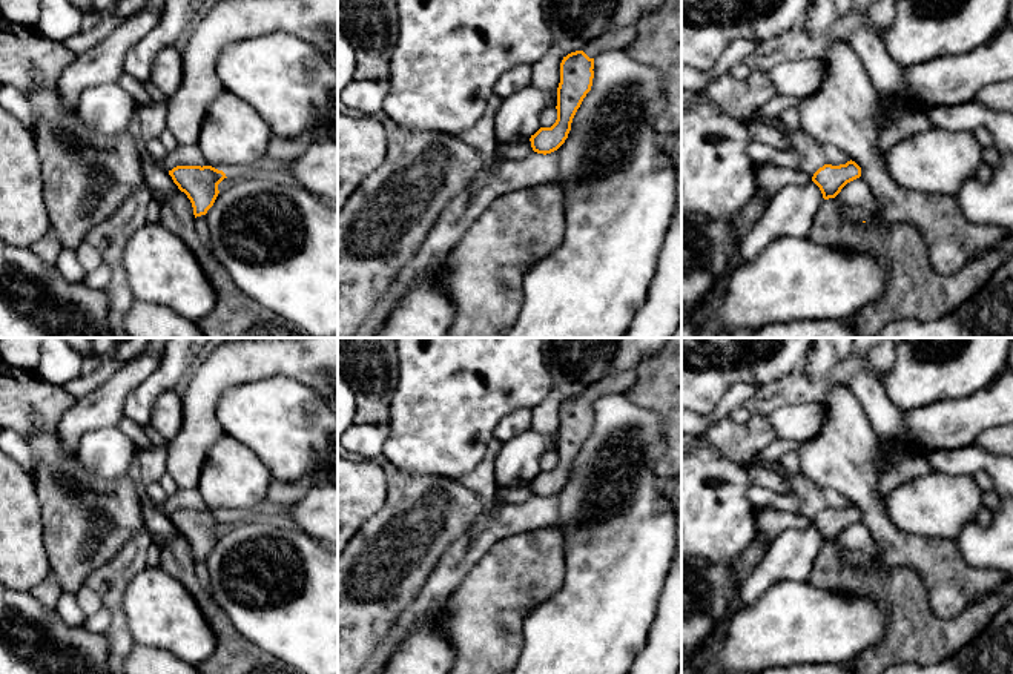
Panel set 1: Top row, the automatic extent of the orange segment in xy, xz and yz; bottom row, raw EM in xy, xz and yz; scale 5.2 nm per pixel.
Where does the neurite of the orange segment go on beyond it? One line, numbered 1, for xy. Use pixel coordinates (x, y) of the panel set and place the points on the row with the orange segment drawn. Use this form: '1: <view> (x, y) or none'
1: none

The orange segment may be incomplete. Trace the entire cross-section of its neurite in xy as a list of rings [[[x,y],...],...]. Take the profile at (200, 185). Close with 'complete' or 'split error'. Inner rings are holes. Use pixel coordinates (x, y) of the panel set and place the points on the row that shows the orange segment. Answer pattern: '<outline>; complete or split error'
[[[177,166],[169,175],[190,200],[195,218],[207,213],[219,193],[218,184],[227,178],[212,166]]]; complete

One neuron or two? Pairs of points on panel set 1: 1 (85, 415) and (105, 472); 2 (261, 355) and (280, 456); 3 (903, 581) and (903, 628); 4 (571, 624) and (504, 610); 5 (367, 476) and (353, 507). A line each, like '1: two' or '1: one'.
1: two
2: two
3: one
4: two
5: one

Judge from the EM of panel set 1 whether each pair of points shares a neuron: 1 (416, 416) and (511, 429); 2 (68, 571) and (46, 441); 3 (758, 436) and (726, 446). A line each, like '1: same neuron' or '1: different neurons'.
1: different neurons
2: same neuron
3: same neuron

